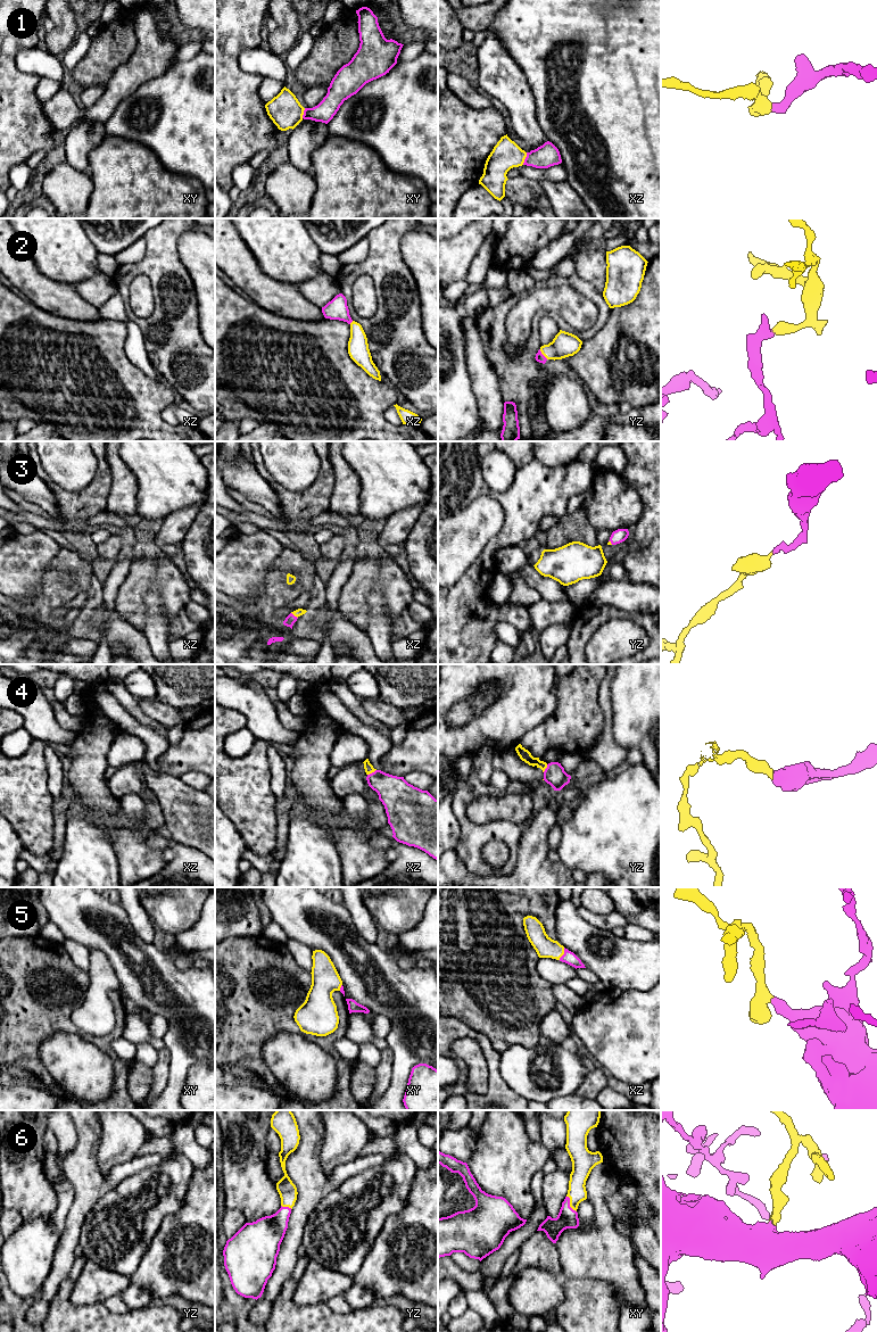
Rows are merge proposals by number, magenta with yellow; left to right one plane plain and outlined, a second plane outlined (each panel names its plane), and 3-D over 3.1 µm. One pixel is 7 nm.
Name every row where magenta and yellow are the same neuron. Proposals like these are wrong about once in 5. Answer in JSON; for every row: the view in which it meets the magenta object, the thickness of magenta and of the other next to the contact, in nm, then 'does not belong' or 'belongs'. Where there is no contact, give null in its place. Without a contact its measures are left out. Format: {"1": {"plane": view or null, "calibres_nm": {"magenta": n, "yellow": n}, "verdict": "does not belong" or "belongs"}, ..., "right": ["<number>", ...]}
{"1": {"plane": "xz", "calibres_nm": {"magenta": 160, "yellow": 200}, "verdict": "belongs"}, "2": {"plane": "yz", "calibres_nm": {"magenta": 70, "yellow": 170}, "verdict": "belongs"}, "3": {"plane": "xz", "calibres_nm": {"magenta": 70, "yellow": 50}, "verdict": "belongs"}, "4": {"plane": "xz", "calibres_nm": {"magenta": 240, "yellow": 70}, "verdict": "belongs"}, "5": {"plane": "xz", "calibres_nm": {"magenta": 90, "yellow": 150}, "verdict": "belongs"}, "6": {"plane": "xy", "calibres_nm": {"magenta": 140, "yellow": 130}, "verdict": "belongs"}, "right": ["1", "2", "3", "4", "5", "6"]}

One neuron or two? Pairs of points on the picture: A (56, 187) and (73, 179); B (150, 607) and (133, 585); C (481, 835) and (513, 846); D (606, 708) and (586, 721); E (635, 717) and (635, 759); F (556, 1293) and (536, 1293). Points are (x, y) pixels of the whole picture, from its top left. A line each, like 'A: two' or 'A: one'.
A: one
B: two
C: one
D: two
E: two
F: one

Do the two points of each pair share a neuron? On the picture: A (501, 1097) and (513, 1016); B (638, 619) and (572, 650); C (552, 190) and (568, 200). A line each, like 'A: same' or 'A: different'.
A: different
B: same
C: same

